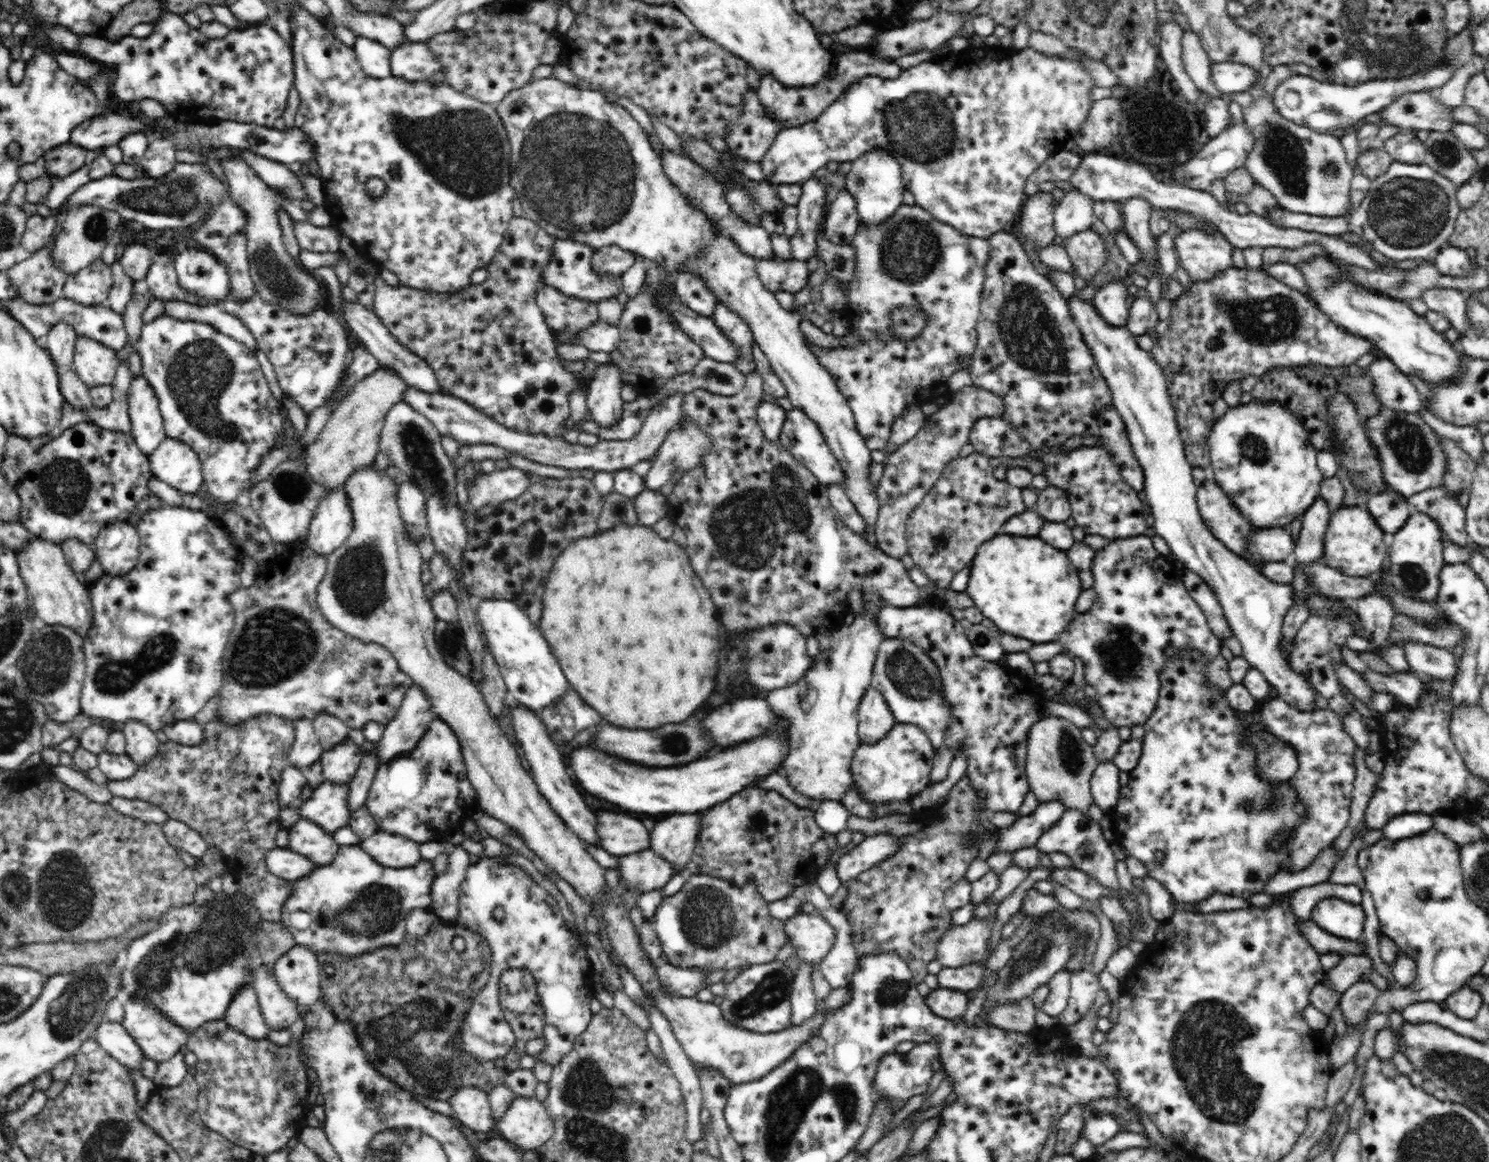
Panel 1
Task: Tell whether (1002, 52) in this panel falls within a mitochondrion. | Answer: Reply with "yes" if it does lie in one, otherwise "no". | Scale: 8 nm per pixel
no

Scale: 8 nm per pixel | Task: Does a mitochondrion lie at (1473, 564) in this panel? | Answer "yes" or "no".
no

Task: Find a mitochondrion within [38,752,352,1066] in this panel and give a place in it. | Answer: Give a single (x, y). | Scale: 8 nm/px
(78, 1003)

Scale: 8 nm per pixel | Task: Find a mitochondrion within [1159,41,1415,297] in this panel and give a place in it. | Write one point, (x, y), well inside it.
(1284, 154)

